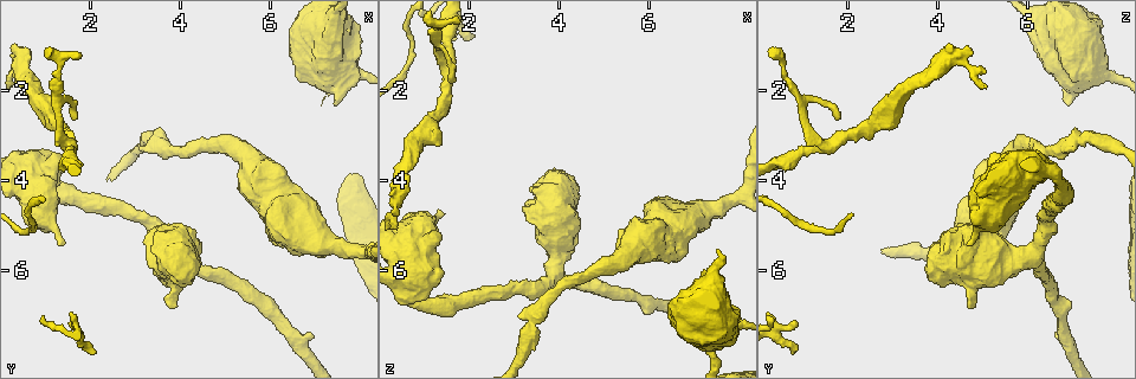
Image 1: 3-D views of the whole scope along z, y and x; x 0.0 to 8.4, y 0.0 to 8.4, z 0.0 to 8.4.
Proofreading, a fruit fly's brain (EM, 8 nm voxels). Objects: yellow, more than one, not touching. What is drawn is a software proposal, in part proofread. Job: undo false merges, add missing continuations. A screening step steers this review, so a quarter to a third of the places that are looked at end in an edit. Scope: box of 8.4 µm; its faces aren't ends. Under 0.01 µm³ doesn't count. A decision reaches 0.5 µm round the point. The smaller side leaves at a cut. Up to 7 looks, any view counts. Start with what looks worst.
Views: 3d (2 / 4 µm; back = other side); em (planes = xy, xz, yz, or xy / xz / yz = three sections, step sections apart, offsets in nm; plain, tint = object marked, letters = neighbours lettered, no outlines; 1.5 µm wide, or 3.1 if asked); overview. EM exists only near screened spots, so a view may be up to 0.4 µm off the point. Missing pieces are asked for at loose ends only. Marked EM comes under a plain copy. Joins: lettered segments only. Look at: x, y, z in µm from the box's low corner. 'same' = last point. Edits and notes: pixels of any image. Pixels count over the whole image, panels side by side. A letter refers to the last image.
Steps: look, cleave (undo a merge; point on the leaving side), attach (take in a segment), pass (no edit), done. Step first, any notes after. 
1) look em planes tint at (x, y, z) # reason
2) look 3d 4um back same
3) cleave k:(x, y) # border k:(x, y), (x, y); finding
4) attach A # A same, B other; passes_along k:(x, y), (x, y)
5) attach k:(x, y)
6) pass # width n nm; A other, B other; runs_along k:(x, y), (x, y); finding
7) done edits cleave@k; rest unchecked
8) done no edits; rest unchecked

look 3d 4um at (1.50, 5.35, 4.75) # thick end

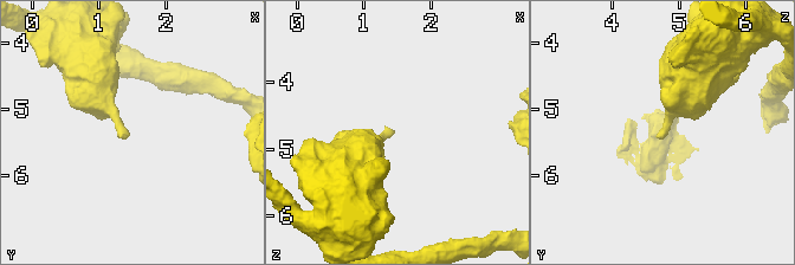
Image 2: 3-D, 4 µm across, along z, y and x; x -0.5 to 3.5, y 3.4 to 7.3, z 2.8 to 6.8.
look em planes letters at (1.45, 5.40, 4.70) # shape alone is not enough

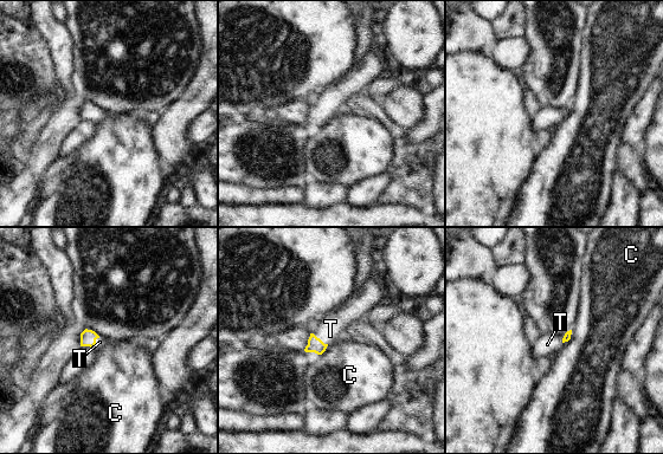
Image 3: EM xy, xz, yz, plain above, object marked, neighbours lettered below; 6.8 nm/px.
attach T # C other, T same; passes_along 3:(315, 344), (319, 338), (330, 329); the cell continues

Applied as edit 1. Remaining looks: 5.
look overview

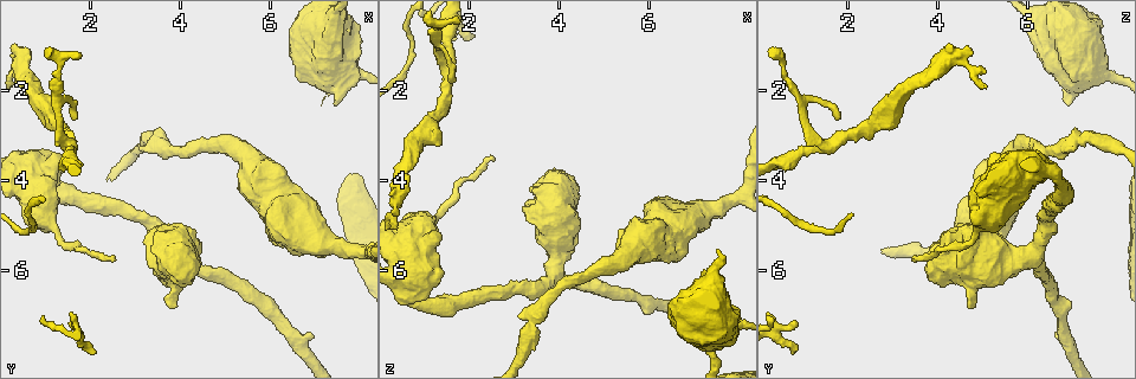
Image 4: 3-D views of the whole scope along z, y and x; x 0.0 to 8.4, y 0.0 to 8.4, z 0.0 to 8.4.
look em xz step 4 tint at (1.50, 7.15, 0.90) # free end

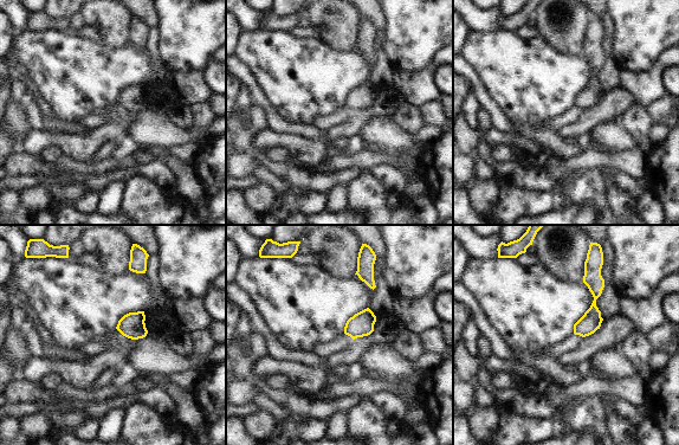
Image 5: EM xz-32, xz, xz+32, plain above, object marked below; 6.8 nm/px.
look em yz step 4 tint same

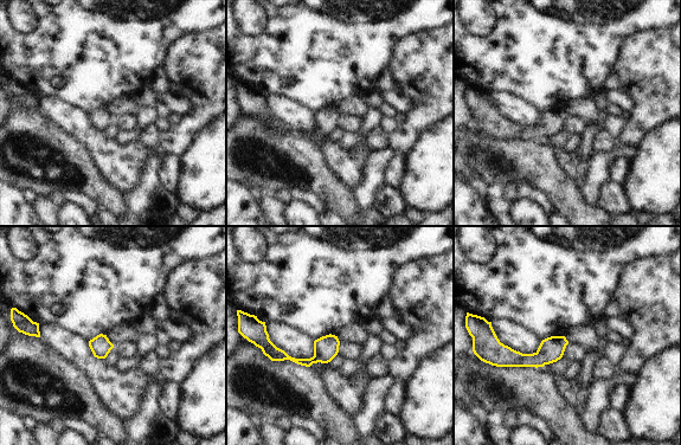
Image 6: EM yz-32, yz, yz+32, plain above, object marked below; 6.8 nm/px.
look em yz step 4 letters same # what lies round it

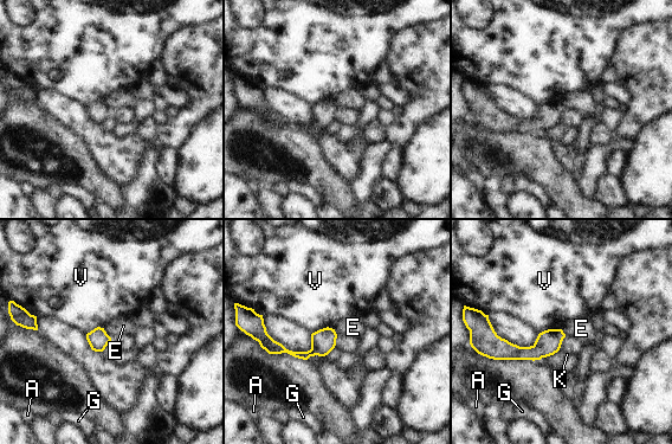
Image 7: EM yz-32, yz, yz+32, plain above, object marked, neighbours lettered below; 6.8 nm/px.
pass # A other, E other, G other, K other, V other; border 7:(103, 328), (111, 339); none of them fits

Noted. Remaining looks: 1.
done edits attach@3; rest unchecked

